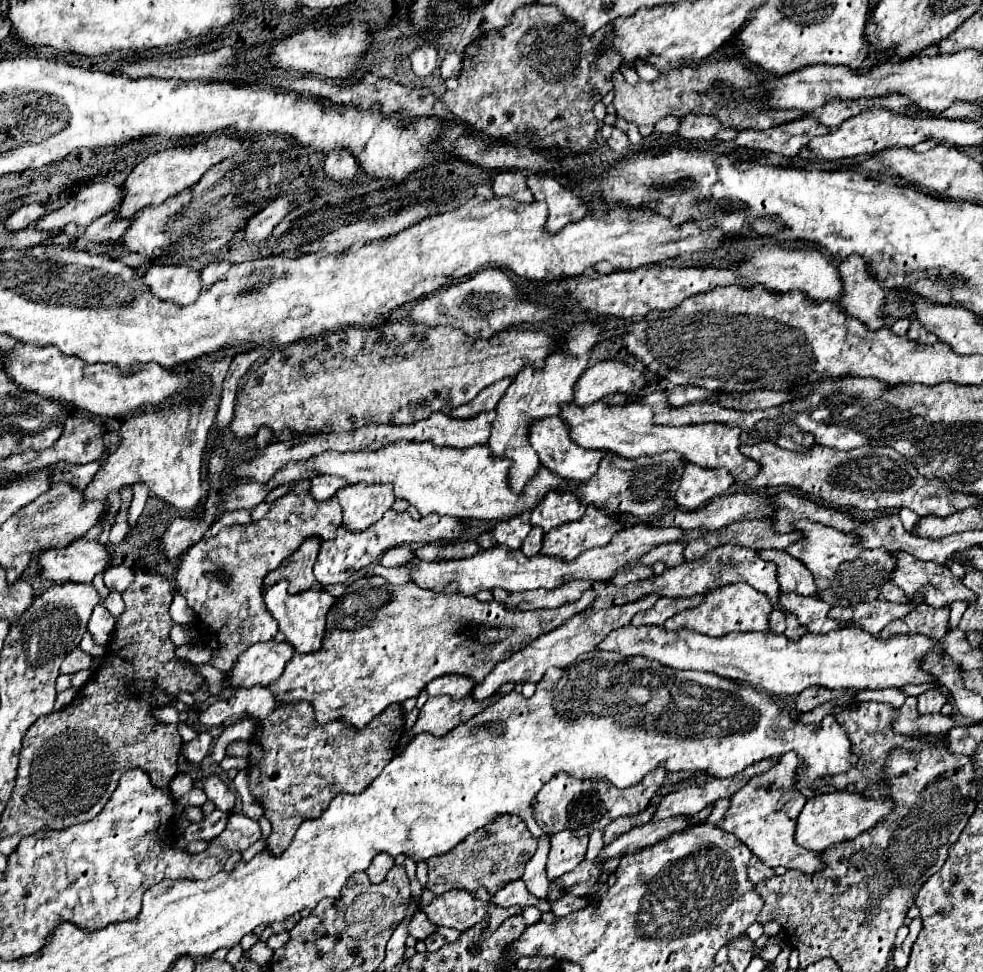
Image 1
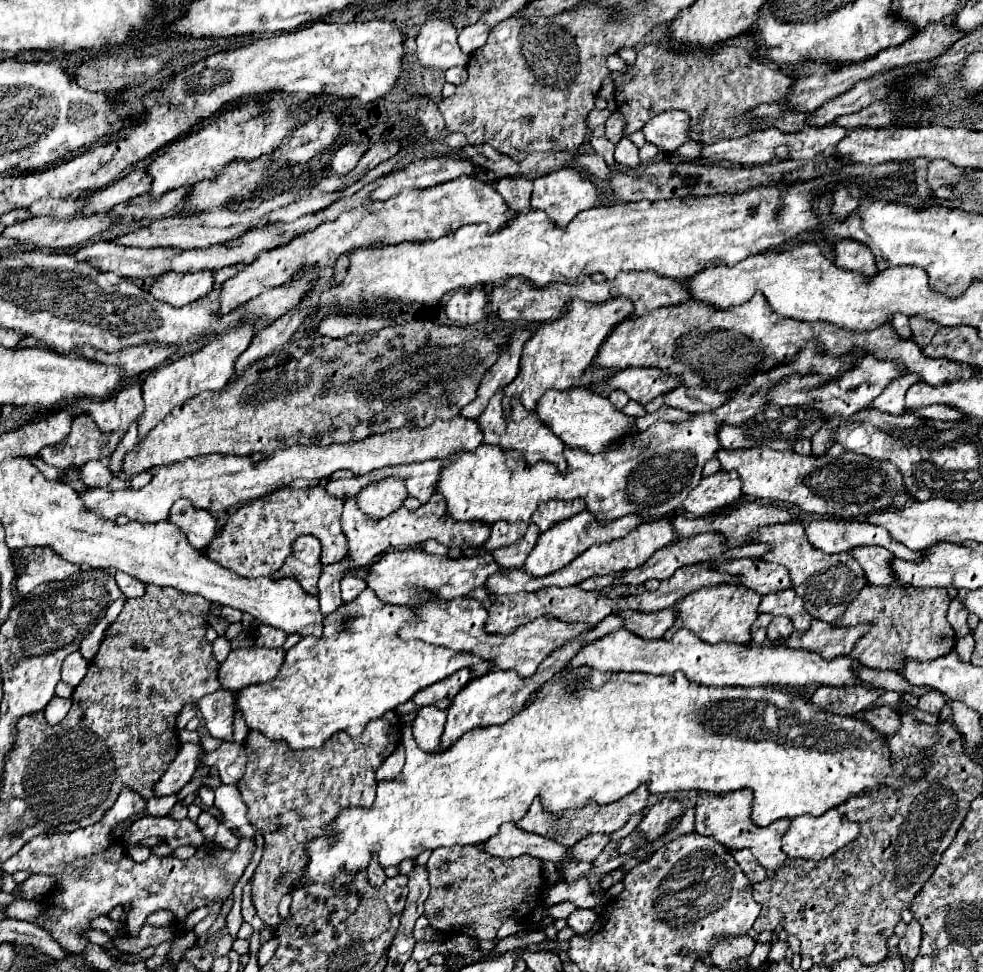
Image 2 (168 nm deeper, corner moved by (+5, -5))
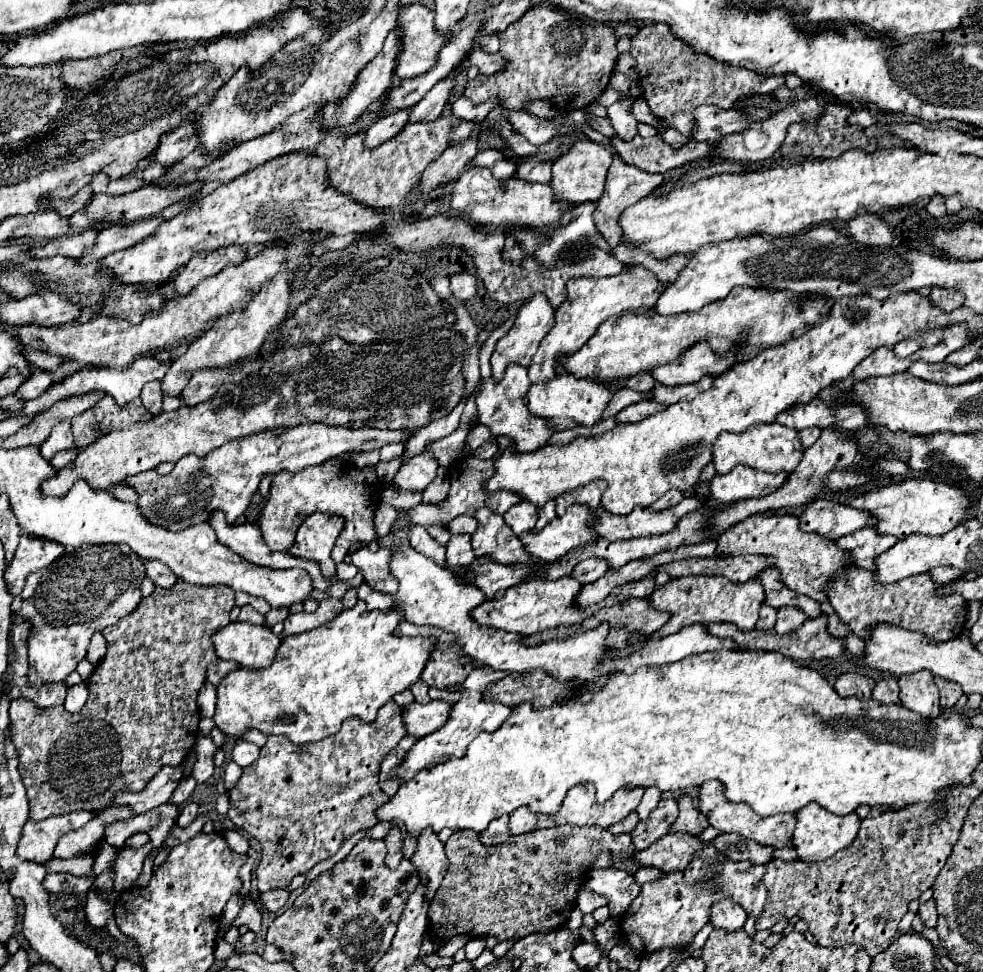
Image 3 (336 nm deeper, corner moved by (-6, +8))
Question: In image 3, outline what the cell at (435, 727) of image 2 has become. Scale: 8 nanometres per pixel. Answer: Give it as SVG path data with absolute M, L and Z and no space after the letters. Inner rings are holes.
M430 701L428 705L410 703L406 709L402 709L402 719L406 733L420 739L444 725L444 721L450 715L450 705L446 701Z

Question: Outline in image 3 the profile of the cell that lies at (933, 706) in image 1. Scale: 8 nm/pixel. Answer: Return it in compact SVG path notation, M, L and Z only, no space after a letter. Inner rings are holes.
M934 677L938 689L940 689L940 707L944 709L952 709L956 705L956 701L962 697L962 687L950 681L944 681L940 677Z

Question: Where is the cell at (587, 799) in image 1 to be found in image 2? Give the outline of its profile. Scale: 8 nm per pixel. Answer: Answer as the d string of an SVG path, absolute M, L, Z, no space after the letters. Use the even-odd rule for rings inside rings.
M641 784L641 788L637 788L633 794L623 796L621 800L613 802L613 804L585 804L583 808L577 810L569 810L569 812L545 812L545 808L541 808L541 800L535 800L531 804L531 808L527 810L525 818L521 822L517 822L517 826L521 830L545 836L549 840L557 840L559 844L569 844L573 846L577 840L589 836L589 834L611 834L619 828L623 828L627 824L627 820L631 818L631 814L641 814L647 806L647 798L649 798L649 786Z

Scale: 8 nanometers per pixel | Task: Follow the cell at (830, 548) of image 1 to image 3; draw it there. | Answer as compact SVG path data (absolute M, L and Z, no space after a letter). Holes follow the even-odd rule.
M770 515L770 517L748 517L730 529L726 529L716 539L716 555L764 555L772 557L772 567L780 571L780 579L796 593L804 593L816 601L824 601L826 593L822 591L824 583L836 579L850 567L848 555L820 535L804 533L798 529L798 517L794 515Z

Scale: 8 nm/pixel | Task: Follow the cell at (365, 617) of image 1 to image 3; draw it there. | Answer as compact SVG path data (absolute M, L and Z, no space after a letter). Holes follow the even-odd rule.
M358 601L354 609L344 609L334 621L320 625L300 635L288 635L276 651L272 667L264 671L248 671L244 667L228 673L218 685L218 701L214 721L216 727L232 739L240 739L248 729L258 729L266 735L286 735L292 743L312 743L340 731L340 725L356 715L362 721L374 721L376 711L388 703L396 693L406 691L422 673L430 651L434 649L434 637L400 637L396 625L402 617L402 609L396 607L390 613L368 611L364 601Z

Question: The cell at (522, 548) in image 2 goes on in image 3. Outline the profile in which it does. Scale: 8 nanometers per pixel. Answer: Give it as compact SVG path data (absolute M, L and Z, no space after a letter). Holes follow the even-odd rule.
M548 499L548 503L544 503L544 507L538 507L536 529L544 529L554 517L556 517L556 503L552 499Z

